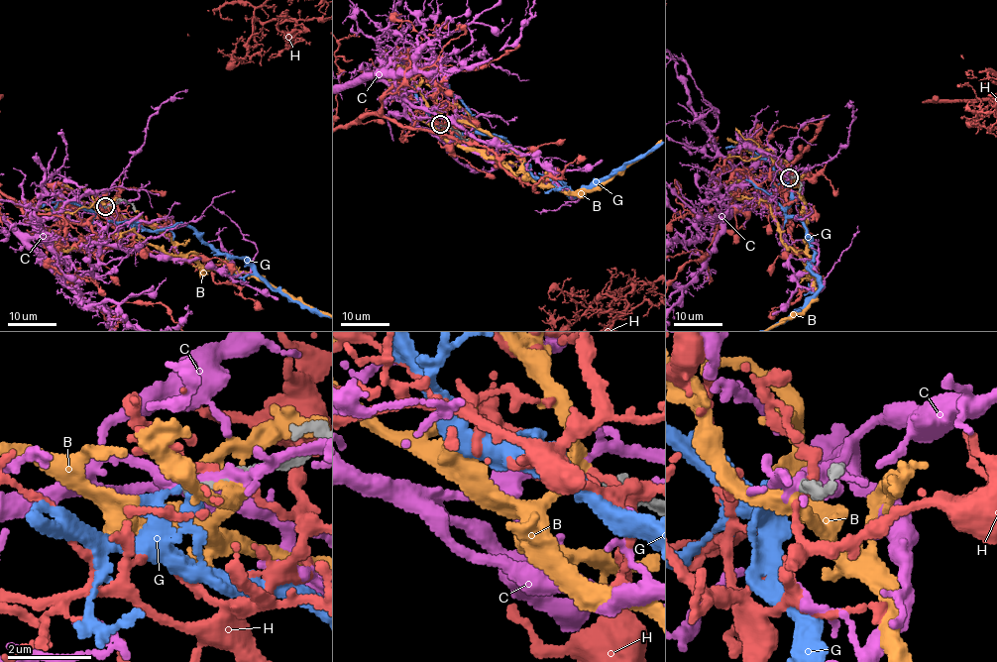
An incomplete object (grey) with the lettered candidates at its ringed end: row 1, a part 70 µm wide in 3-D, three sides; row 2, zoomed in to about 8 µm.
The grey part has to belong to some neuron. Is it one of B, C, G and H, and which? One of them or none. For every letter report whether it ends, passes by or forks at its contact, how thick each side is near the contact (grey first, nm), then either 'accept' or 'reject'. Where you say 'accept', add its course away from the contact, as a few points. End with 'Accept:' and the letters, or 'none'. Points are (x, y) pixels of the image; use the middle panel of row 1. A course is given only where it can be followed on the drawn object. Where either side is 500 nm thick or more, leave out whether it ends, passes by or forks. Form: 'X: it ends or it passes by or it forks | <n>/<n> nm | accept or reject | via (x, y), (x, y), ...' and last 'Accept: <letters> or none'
B: it passes by | 260/280 nm | reject
C: it passes by | 240/280 nm | reject
G: it passes by | 200/220 nm | accept
H: it passes by | 260/180 nm | reject
Accept: G

